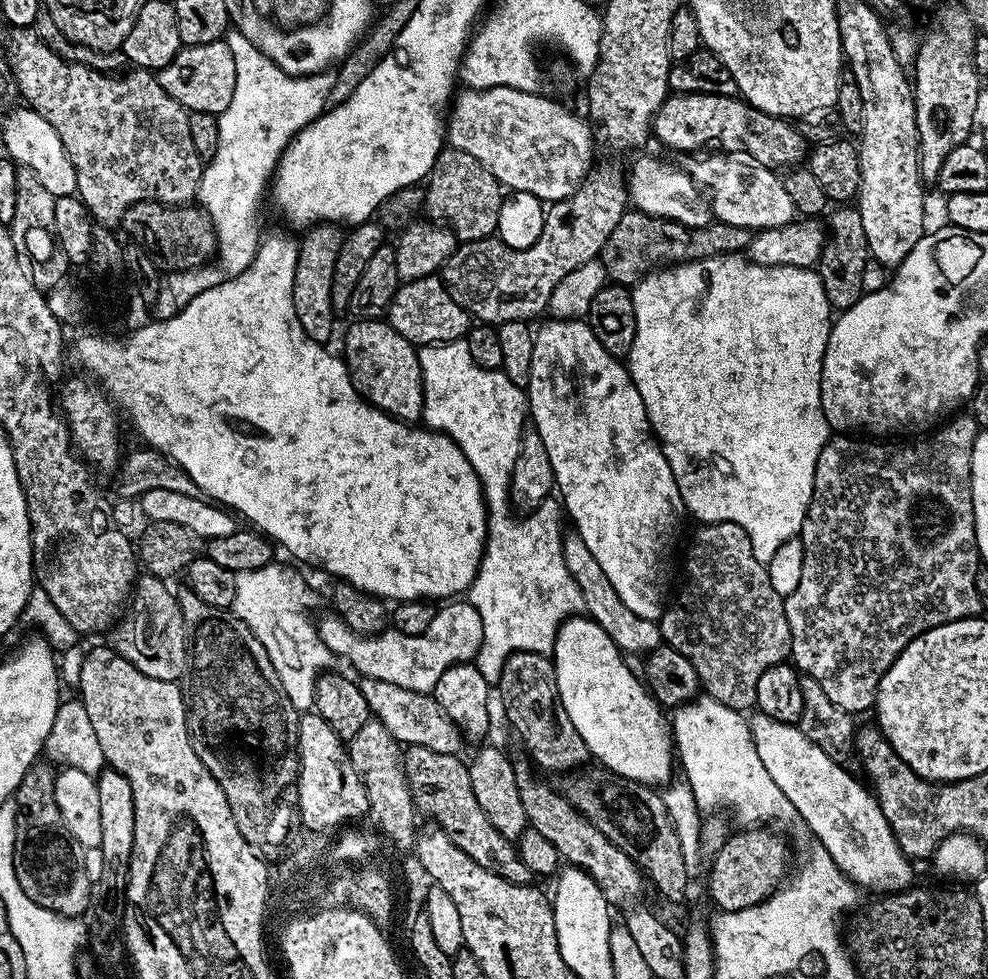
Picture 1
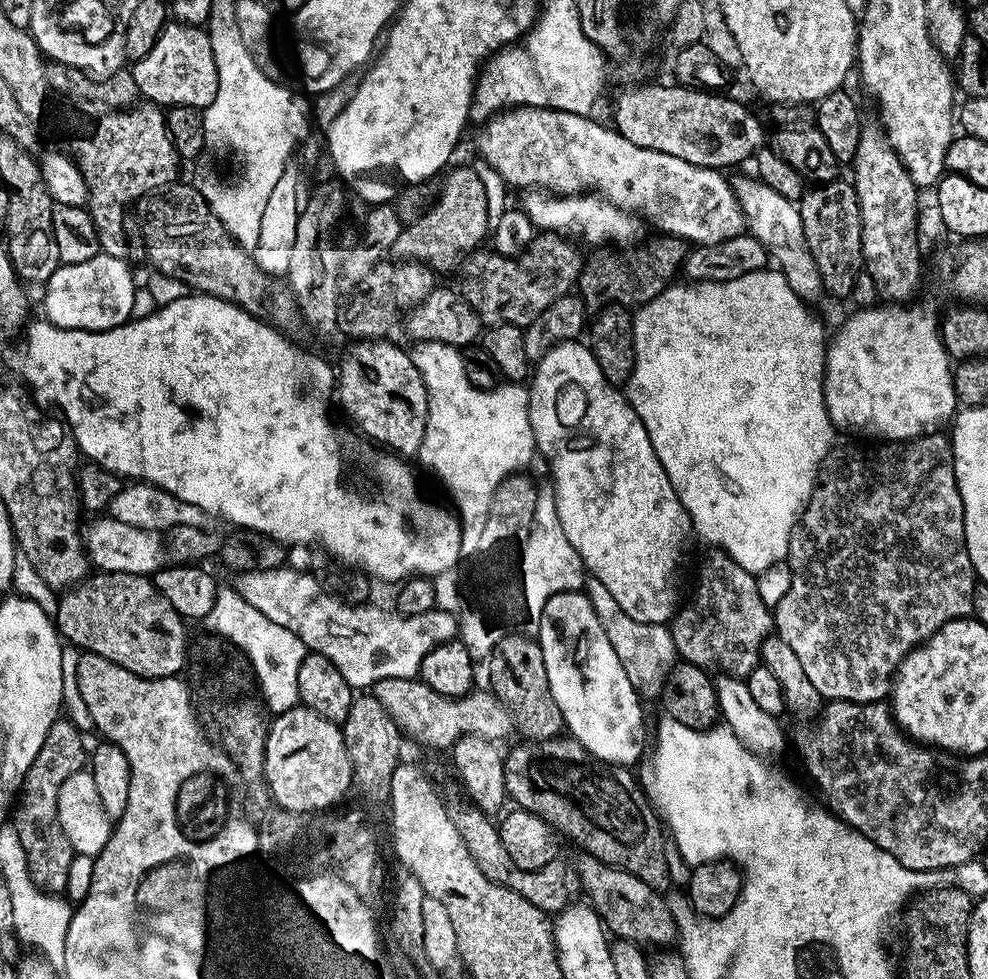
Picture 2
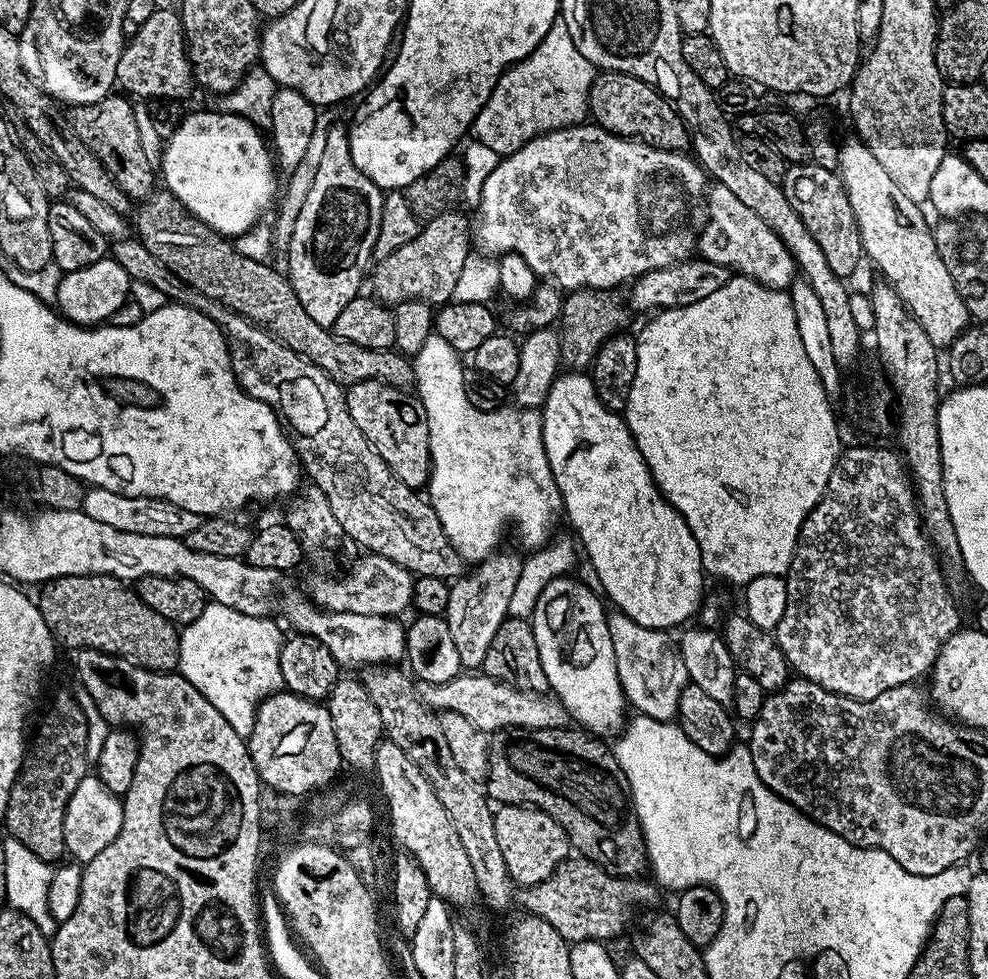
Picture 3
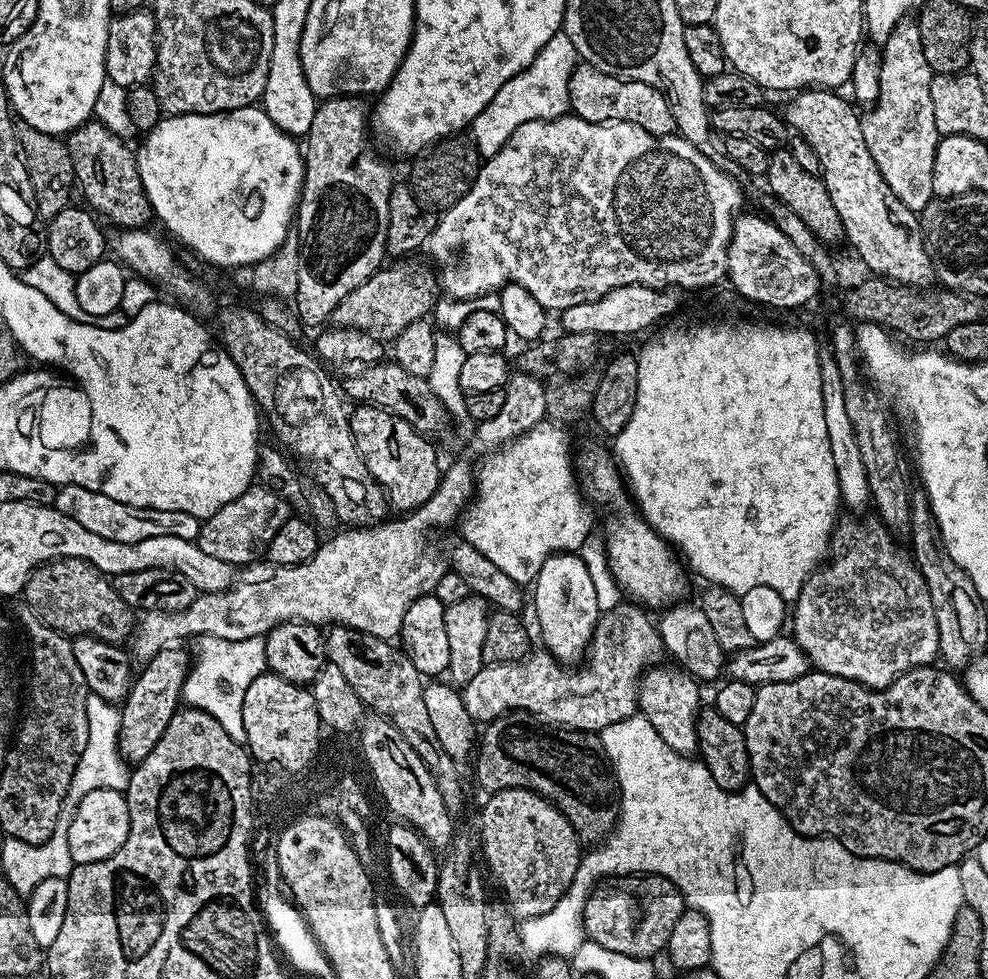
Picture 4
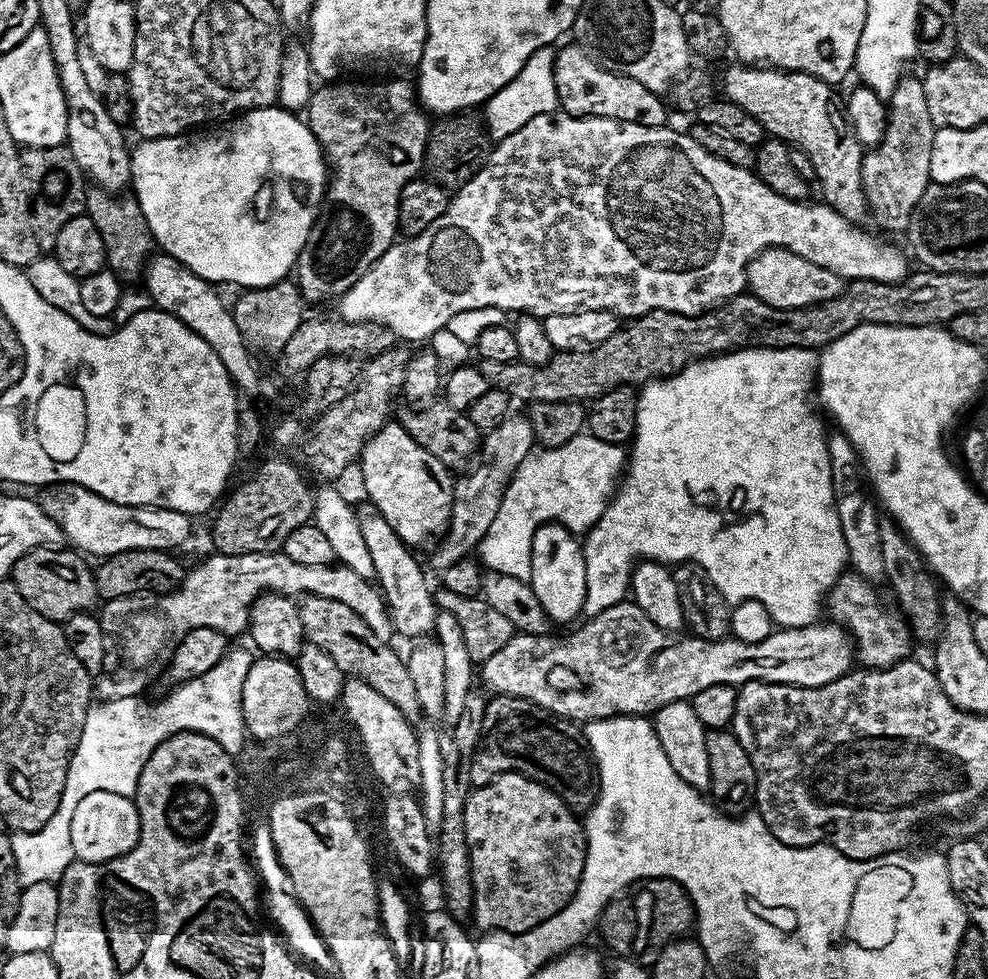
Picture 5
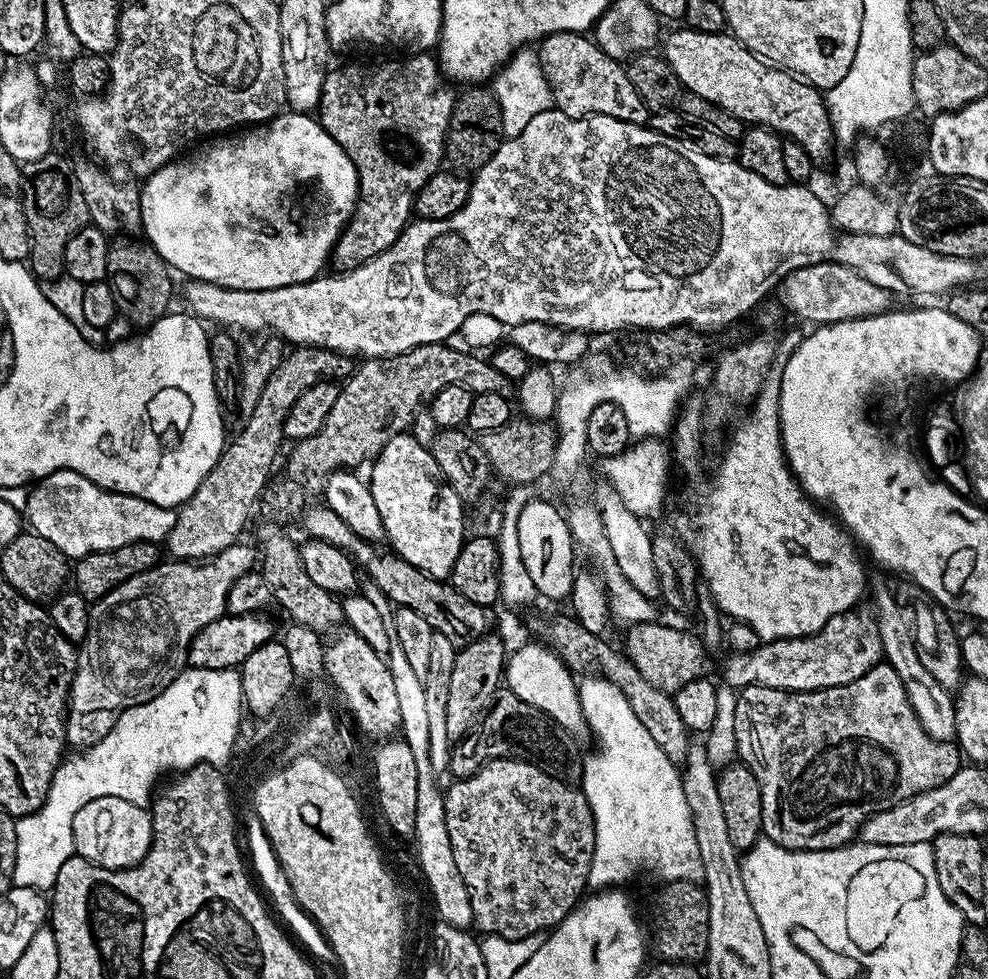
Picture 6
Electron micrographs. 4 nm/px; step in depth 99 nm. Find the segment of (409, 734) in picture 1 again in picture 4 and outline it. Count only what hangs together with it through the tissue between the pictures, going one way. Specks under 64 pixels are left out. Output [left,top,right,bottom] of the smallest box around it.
[462,602,665,734]

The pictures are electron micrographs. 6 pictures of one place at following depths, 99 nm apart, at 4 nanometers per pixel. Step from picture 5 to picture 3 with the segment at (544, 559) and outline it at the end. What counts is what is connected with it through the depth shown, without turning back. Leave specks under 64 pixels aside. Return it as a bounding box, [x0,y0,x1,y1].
[530,574,626,734]

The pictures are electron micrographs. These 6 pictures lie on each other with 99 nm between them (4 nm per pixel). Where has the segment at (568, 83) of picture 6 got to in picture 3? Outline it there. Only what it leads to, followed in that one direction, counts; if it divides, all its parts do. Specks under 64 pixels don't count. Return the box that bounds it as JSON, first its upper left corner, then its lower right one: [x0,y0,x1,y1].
[588,72,690,152]

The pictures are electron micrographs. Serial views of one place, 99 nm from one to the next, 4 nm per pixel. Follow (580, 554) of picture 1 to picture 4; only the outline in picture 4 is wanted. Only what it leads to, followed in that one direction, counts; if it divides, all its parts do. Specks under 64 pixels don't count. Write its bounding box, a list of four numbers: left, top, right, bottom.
[638,666,702,754]

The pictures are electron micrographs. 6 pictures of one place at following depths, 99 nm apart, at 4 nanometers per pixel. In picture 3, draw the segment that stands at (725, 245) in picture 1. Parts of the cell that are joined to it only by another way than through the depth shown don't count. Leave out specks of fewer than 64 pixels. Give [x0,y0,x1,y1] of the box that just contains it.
[558,288,629,369]

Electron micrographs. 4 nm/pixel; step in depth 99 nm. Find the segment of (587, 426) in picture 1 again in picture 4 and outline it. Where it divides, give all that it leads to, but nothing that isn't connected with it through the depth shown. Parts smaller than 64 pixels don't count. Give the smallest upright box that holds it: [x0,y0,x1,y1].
[578,450,685,610]

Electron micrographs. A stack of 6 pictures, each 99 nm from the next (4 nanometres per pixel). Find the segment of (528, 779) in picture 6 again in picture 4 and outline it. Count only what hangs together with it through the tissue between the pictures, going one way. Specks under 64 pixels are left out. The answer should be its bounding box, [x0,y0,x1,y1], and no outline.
[480,788,582,922]

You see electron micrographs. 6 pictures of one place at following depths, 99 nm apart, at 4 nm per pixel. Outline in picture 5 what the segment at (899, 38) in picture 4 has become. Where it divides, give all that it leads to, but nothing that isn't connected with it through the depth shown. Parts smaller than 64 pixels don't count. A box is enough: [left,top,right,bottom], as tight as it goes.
[862,74,937,233]

